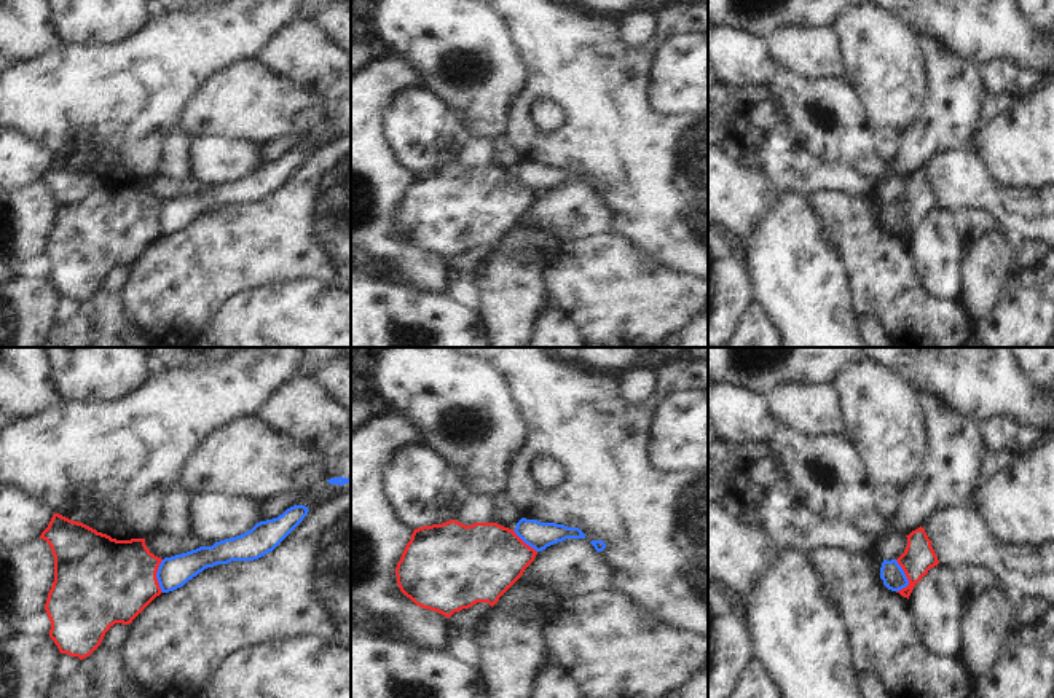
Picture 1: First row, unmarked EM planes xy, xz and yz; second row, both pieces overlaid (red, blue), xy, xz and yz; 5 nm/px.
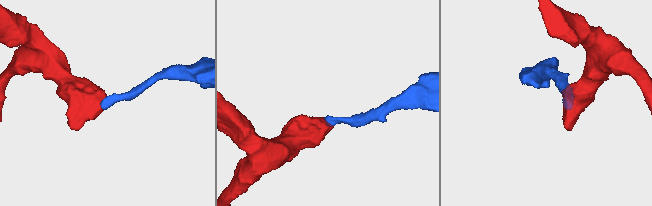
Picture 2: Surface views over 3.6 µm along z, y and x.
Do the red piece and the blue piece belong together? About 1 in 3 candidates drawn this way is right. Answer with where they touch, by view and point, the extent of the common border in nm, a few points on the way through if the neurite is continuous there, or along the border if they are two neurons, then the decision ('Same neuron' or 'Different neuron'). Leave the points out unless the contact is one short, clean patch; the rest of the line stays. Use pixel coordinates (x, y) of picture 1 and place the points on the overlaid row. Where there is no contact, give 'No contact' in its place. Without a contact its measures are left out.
Touches red at yz (906, 576). Shared border 170 nm. Boundary: yz (895, 560), (908, 580), (898, 592). Different neuron

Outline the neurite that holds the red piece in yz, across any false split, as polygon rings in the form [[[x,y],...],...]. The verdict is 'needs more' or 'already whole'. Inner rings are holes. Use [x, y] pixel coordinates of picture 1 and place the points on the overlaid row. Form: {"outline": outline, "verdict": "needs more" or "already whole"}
{"outline": [[[922,526],[906,537],[907,547],[896,561],[903,567],[909,585],[896,593],[909,599],[914,586],[928,574],[931,567],[938,566],[939,561],[931,547],[931,540]]], "verdict": "already whole"}

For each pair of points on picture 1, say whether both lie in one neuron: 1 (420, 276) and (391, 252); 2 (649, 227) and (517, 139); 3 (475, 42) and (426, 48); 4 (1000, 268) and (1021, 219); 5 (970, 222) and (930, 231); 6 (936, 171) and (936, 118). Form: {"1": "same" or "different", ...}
{"1": "same", "2": "same", "3": "same", "4": "different", "5": "different", "6": "different"}

